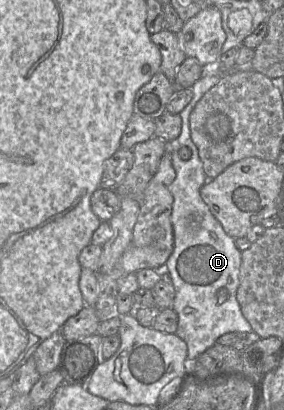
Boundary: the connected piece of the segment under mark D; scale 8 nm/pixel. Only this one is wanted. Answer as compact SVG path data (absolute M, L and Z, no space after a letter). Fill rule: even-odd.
M219 64L203 66L202 76L190 87L190 102L179 113L182 119L181 133L175 143L169 143L169 153L175 170L175 179L169 185L173 195L171 222L174 247L163 271L169 274L173 282L175 297L172 309L178 315L175 334L186 342L187 359L190 363L195 362L203 352L215 345L223 334L253 331L236 298L240 283L241 251L236 247L235 239L226 234L200 196L200 189L207 182L207 176L198 149L191 139L189 125L190 114L197 102L224 76L226 74L220 73ZM180 146L190 149L191 157L188 160L179 157L177 149Z

